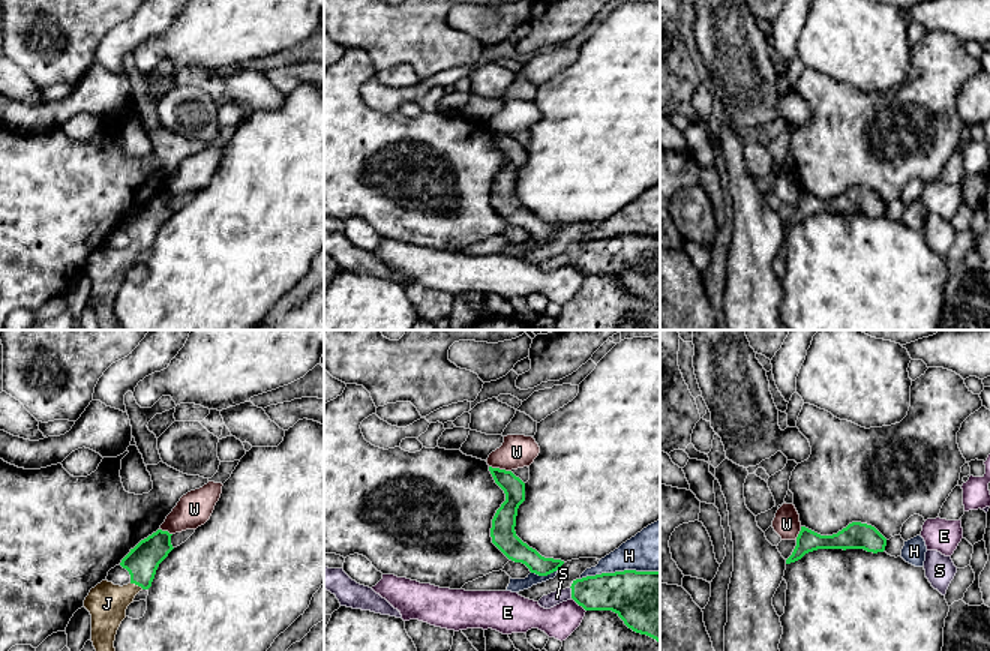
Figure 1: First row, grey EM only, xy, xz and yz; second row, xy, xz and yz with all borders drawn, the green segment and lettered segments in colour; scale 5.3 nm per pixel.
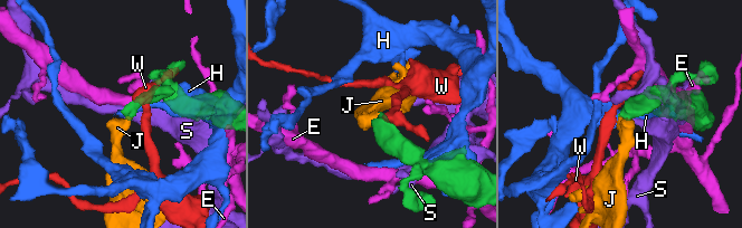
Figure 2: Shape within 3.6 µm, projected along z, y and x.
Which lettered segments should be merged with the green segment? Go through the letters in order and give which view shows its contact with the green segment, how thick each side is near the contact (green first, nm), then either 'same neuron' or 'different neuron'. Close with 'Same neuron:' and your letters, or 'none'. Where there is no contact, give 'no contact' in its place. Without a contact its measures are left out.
E: meets green in xz; 240 nm thick on the green side, 180 nm on the other; different neuron
H: meets green in xz; 340 nm thick on the green side, 260 nm on the other; different neuron
J: meets green in xy; 170 nm thick on the green side, 220 nm on the other; same neuron
S: meets green in xz; 220 nm thick on the green side, 70 nm on the other; different neuron
W: meets green in xz; 120 nm thick on the green side, 180 nm on the other; different neuron
Same neuron: J

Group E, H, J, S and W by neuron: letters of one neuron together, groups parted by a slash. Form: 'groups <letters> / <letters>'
groups E / H / J / S / W

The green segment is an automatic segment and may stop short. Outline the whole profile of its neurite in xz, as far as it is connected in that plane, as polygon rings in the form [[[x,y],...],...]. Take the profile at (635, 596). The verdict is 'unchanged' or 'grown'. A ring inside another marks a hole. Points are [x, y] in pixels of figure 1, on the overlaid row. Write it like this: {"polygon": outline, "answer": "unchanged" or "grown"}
{"polygon": [[[660,572],[602,573],[576,579],[570,588],[585,610],[612,610],[633,632],[660,642]]], "answer": "unchanged"}

